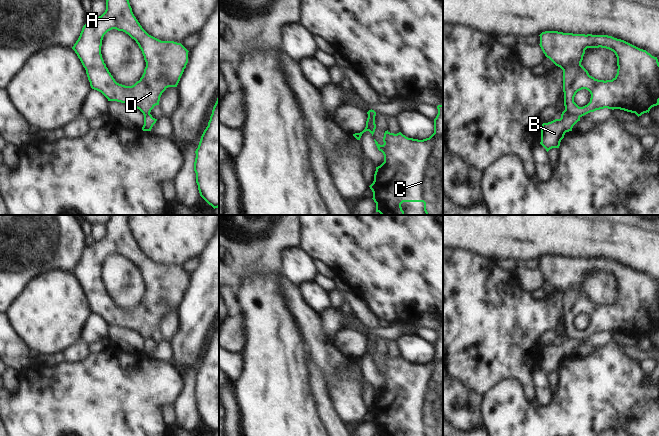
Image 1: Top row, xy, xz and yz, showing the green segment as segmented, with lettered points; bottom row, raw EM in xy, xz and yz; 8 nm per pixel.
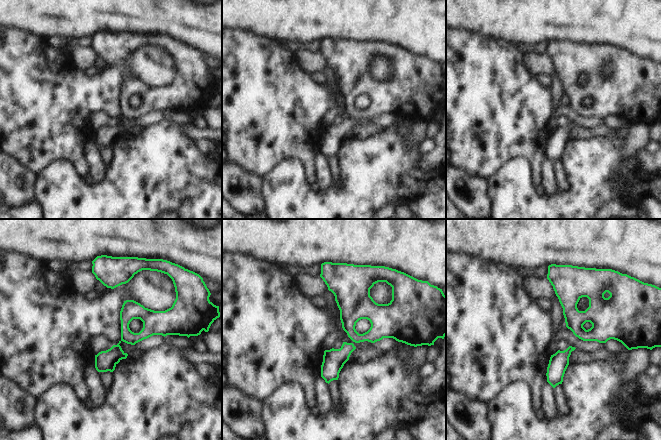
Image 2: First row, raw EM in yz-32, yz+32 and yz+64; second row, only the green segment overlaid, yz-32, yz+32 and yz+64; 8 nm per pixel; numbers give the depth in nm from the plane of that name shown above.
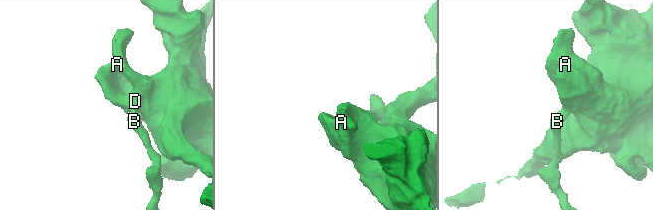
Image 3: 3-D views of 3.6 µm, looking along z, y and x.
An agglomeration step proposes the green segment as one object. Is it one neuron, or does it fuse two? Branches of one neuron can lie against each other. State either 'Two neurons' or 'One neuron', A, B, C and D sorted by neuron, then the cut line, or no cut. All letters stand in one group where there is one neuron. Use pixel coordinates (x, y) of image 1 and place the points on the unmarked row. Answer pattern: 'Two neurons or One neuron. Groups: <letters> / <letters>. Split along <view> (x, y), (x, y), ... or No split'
Two neurons. Groups: A C D / B. Split along yz (565, 333), (579, 341).

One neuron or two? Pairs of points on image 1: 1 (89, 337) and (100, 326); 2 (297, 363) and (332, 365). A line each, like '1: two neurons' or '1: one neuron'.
1: one neuron
2: two neurons

